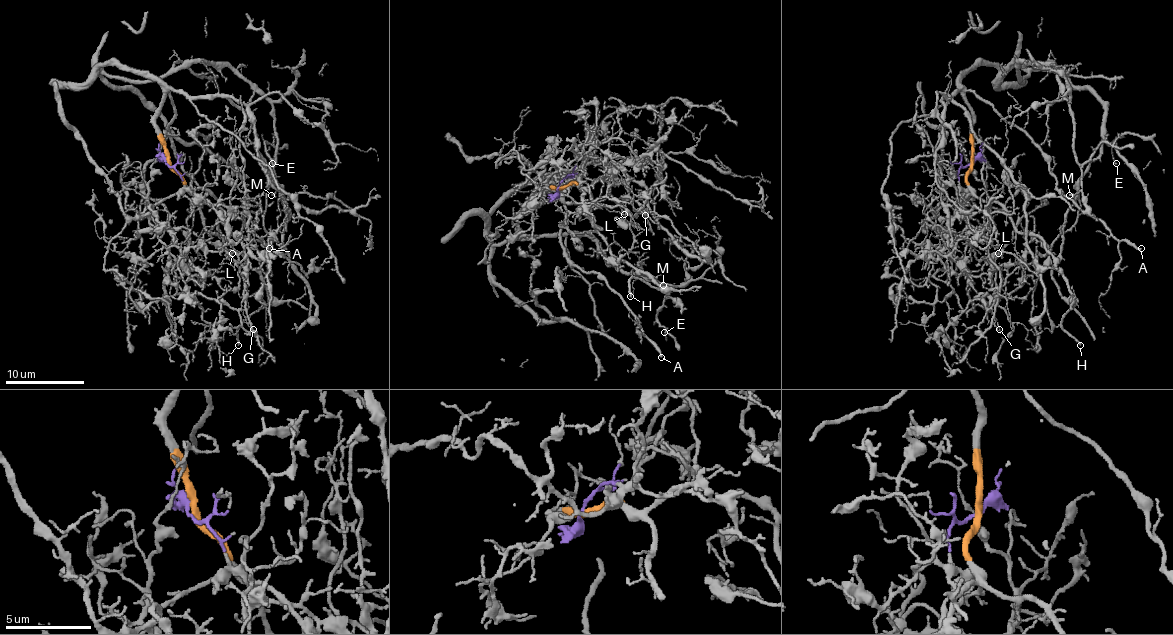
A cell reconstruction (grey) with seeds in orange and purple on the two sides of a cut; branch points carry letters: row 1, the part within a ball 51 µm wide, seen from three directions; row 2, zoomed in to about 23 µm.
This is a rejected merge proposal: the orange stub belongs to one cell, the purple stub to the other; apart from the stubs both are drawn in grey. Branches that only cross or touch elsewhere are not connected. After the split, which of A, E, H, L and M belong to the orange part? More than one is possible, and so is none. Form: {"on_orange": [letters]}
{"on_orange": ["A", "E", "H", "M"]}

